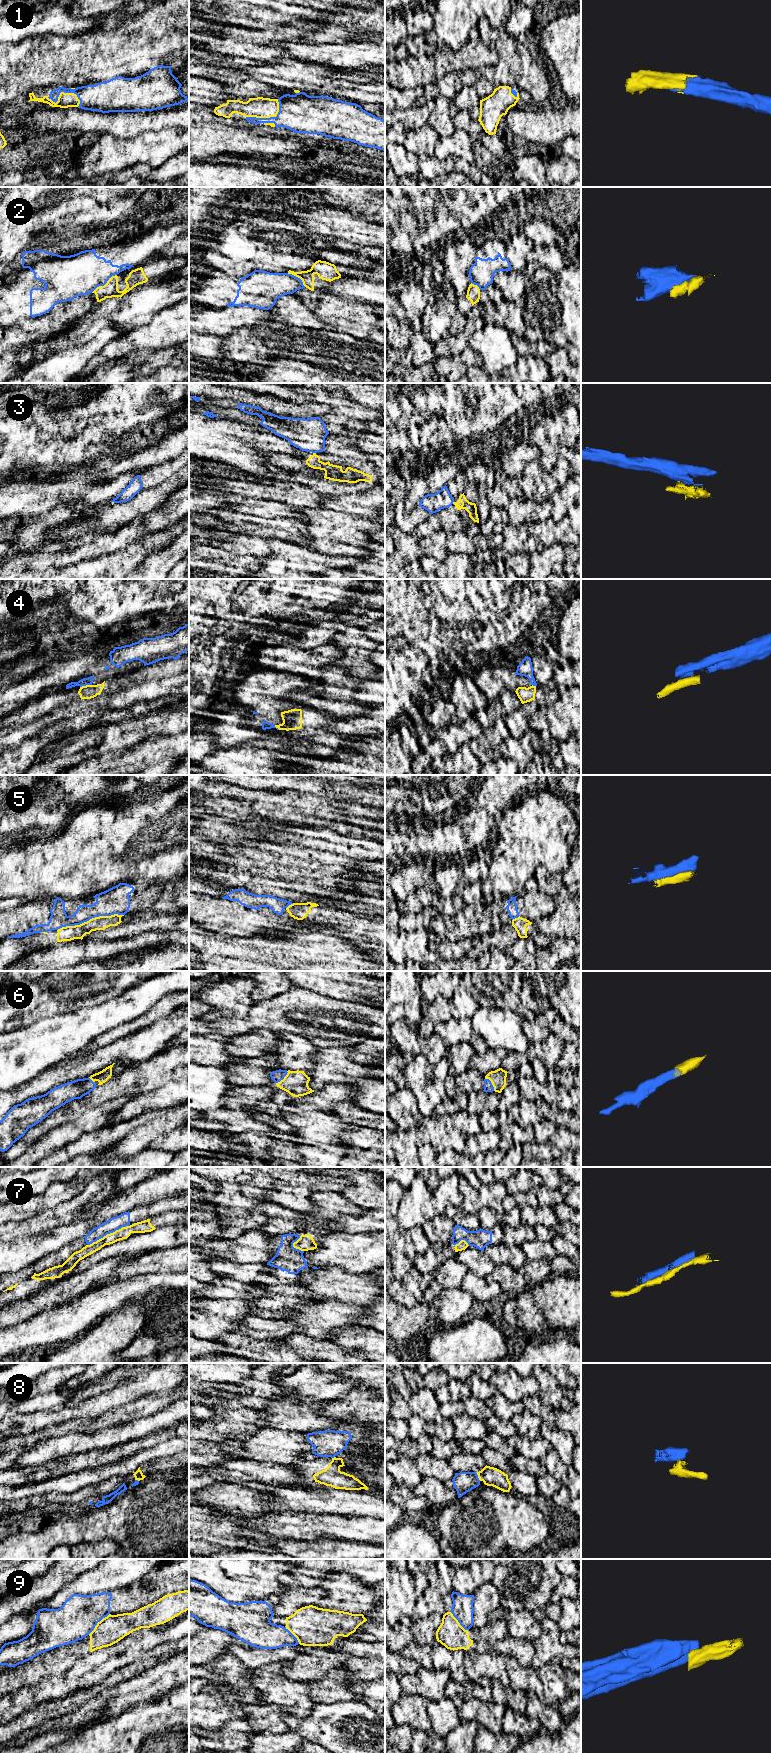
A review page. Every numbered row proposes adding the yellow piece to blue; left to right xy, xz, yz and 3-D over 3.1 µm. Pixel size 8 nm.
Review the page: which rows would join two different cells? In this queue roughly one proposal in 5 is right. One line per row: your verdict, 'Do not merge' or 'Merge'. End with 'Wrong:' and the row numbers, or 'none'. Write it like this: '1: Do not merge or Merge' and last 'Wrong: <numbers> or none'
1: Merge
2: Do not merge
3: Do not merge
4: Do not merge
5: Do not merge
6: Merge
7: Do not merge
8: Do not merge
9: Do not merge
Wrong: 2, 3, 4, 5, 7, 8, 9

